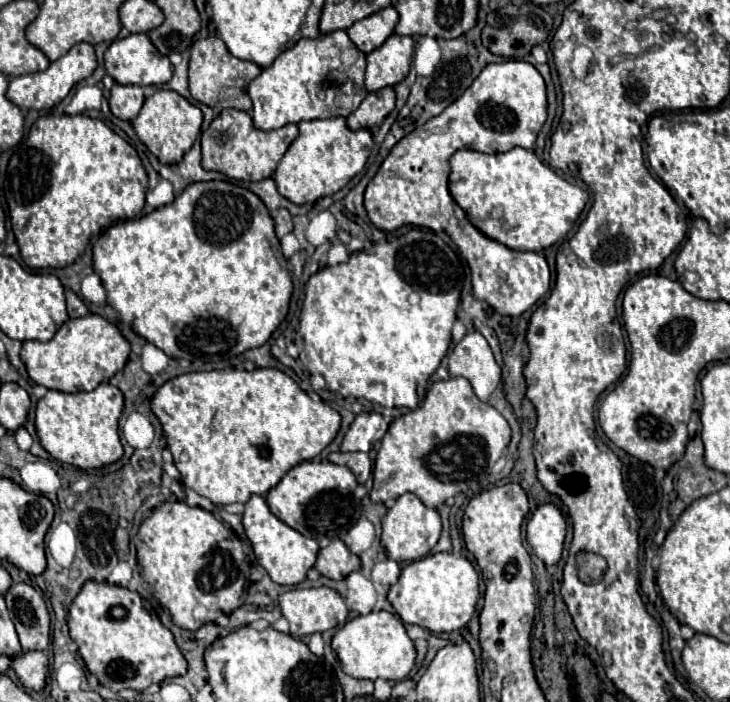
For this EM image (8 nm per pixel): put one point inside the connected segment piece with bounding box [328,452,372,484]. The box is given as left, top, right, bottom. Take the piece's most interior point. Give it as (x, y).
(358, 462)

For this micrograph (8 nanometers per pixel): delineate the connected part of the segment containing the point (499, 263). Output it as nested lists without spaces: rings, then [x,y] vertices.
[[[524,60],[488,64],[472,86],[442,114],[406,134],[382,162],[366,186],[364,208],[372,224],[384,232],[402,224],[446,232],[472,270],[476,300],[488,302],[502,316],[520,316],[550,290],[551,272],[544,256],[512,250],[476,230],[449,191],[448,160],[456,150],[468,148],[484,154],[508,152],[516,146],[532,148],[546,120],[546,86],[540,72]]]

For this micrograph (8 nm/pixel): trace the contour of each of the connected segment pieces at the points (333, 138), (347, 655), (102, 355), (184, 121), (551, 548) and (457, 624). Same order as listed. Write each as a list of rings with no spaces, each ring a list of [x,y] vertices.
[[[342,116],[300,122],[298,128],[298,138],[290,144],[274,172],[278,192],[294,204],[314,204],[318,198],[330,196],[344,188],[350,182],[350,178],[366,166],[366,160],[374,146],[368,128],[350,130],[346,126],[346,118]]]
[[[370,612],[348,620],[332,638],[332,650],[342,662],[342,670],[352,678],[384,678],[400,682],[408,676],[416,662],[414,642],[408,638],[402,620],[390,612]]]
[[[86,314],[62,324],[56,336],[48,342],[30,340],[22,344],[20,358],[26,364],[28,376],[50,390],[60,392],[82,392],[94,390],[100,382],[110,380],[118,370],[124,368],[130,356],[130,342],[120,330],[98,314]]]
[[[156,90],[150,98],[146,98],[140,114],[132,122],[138,138],[148,146],[148,150],[166,164],[176,164],[190,150],[194,140],[200,136],[202,126],[202,110],[190,104],[184,96],[174,90]]]
[[[554,504],[540,506],[528,520],[526,540],[534,554],[546,564],[556,566],[562,558],[566,538],[566,520]]]
[[[450,552],[430,554],[410,562],[388,592],[388,600],[406,624],[418,624],[430,632],[454,632],[462,628],[472,618],[478,596],[478,574],[474,566],[464,556]]]

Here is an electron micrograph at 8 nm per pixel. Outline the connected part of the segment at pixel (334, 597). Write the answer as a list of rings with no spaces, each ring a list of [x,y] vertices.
[[[326,586],[288,590],[278,600],[282,616],[290,622],[290,634],[296,638],[342,626],[344,614],[348,618],[350,612],[344,598]]]

